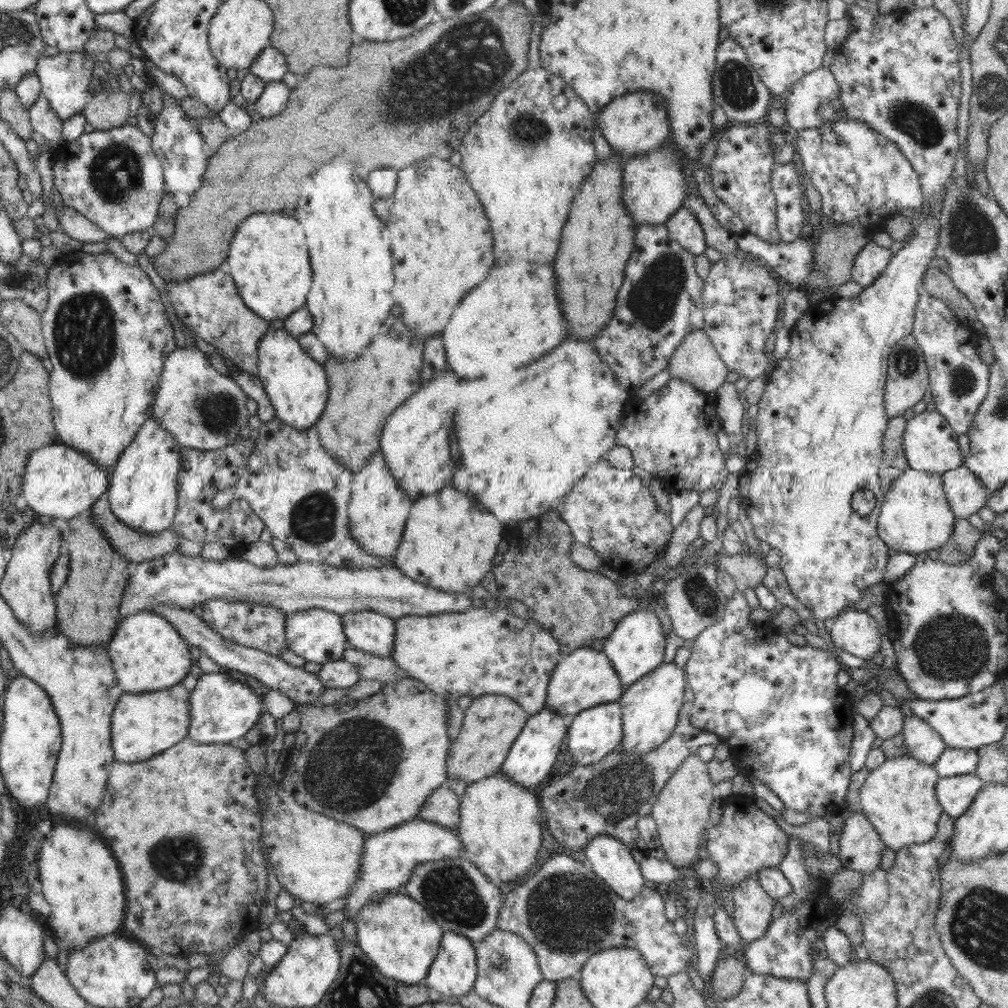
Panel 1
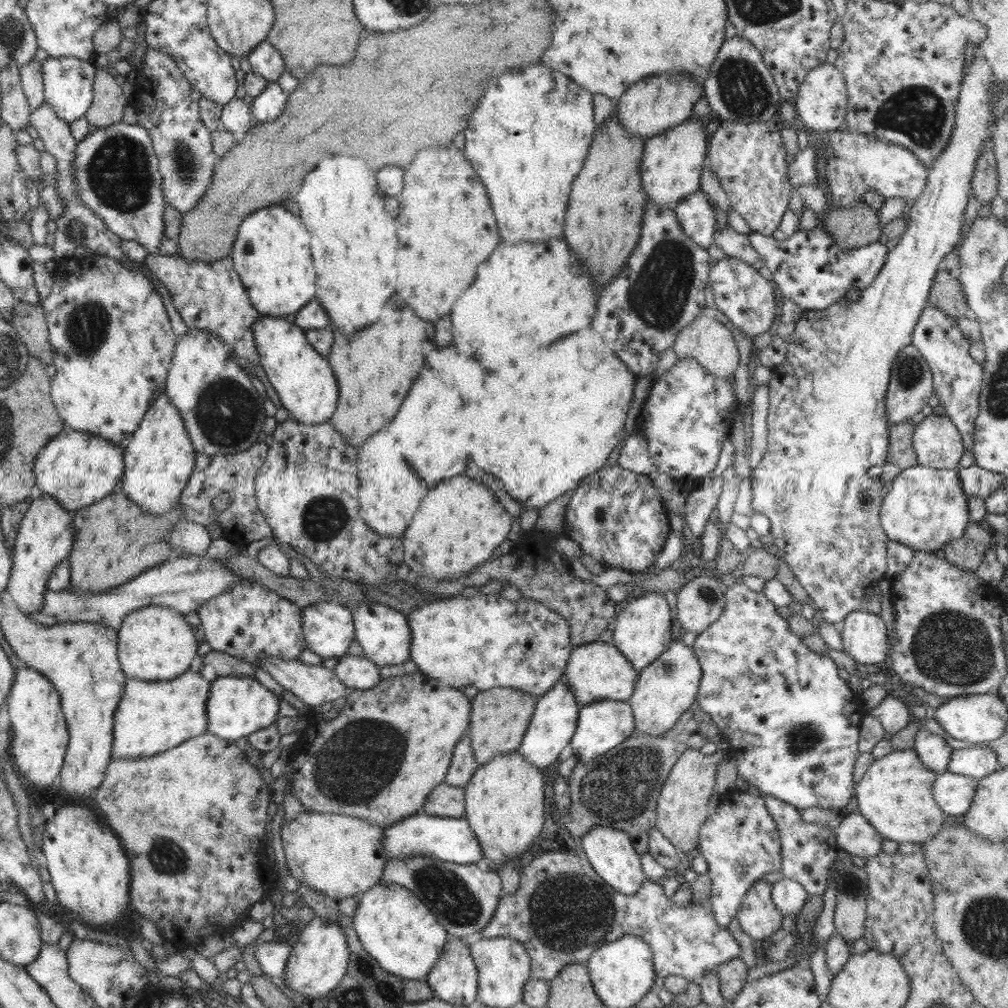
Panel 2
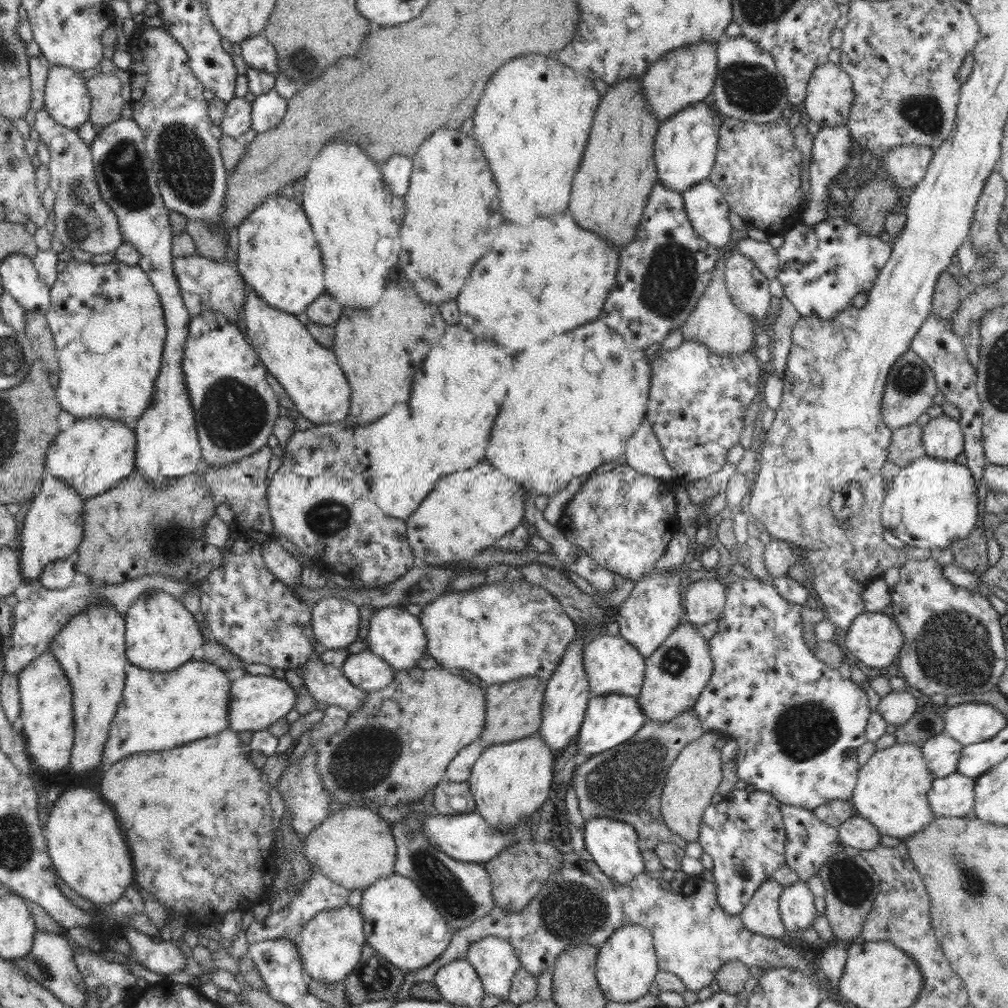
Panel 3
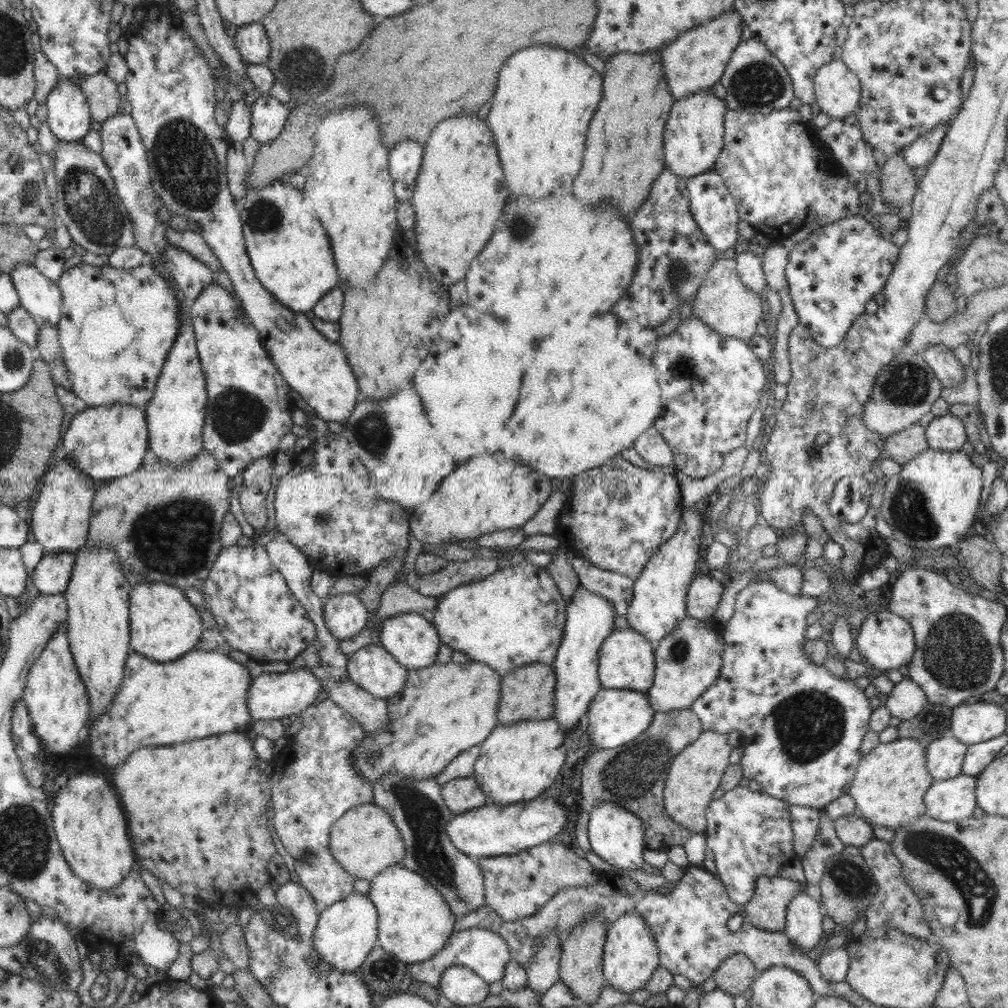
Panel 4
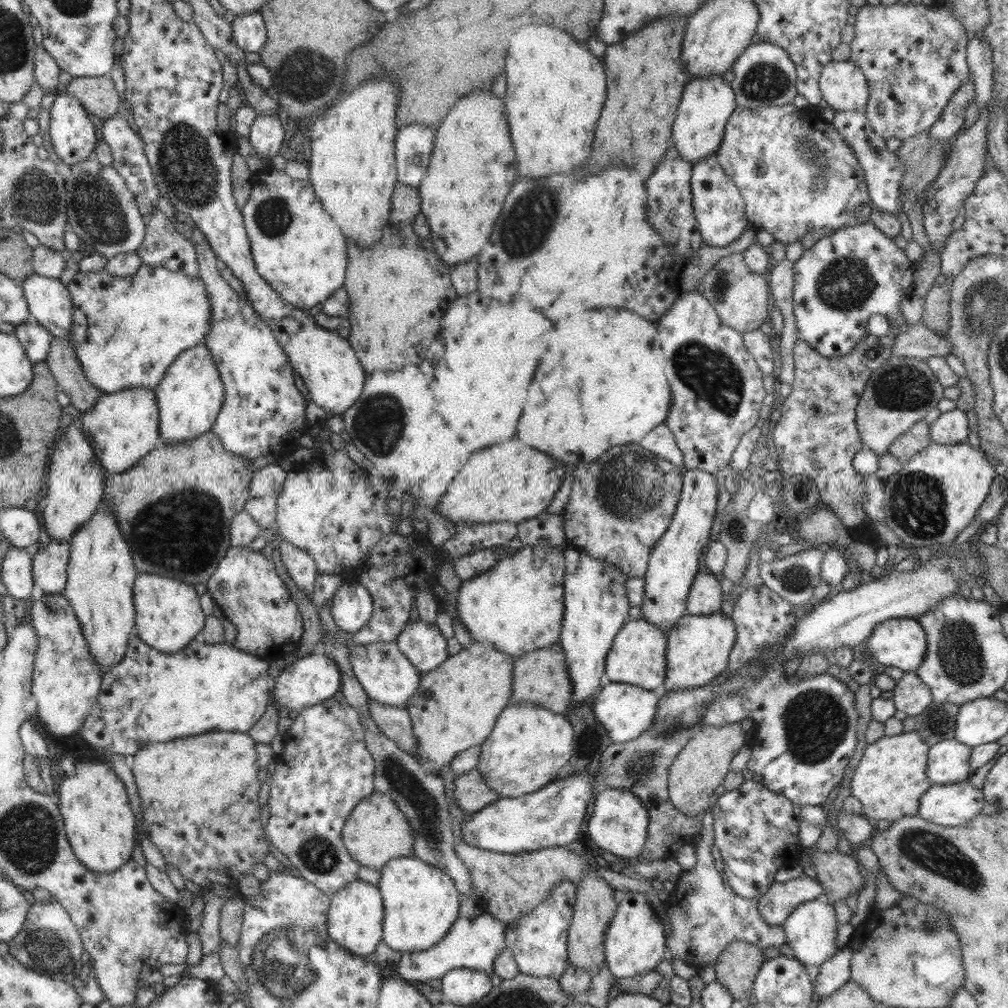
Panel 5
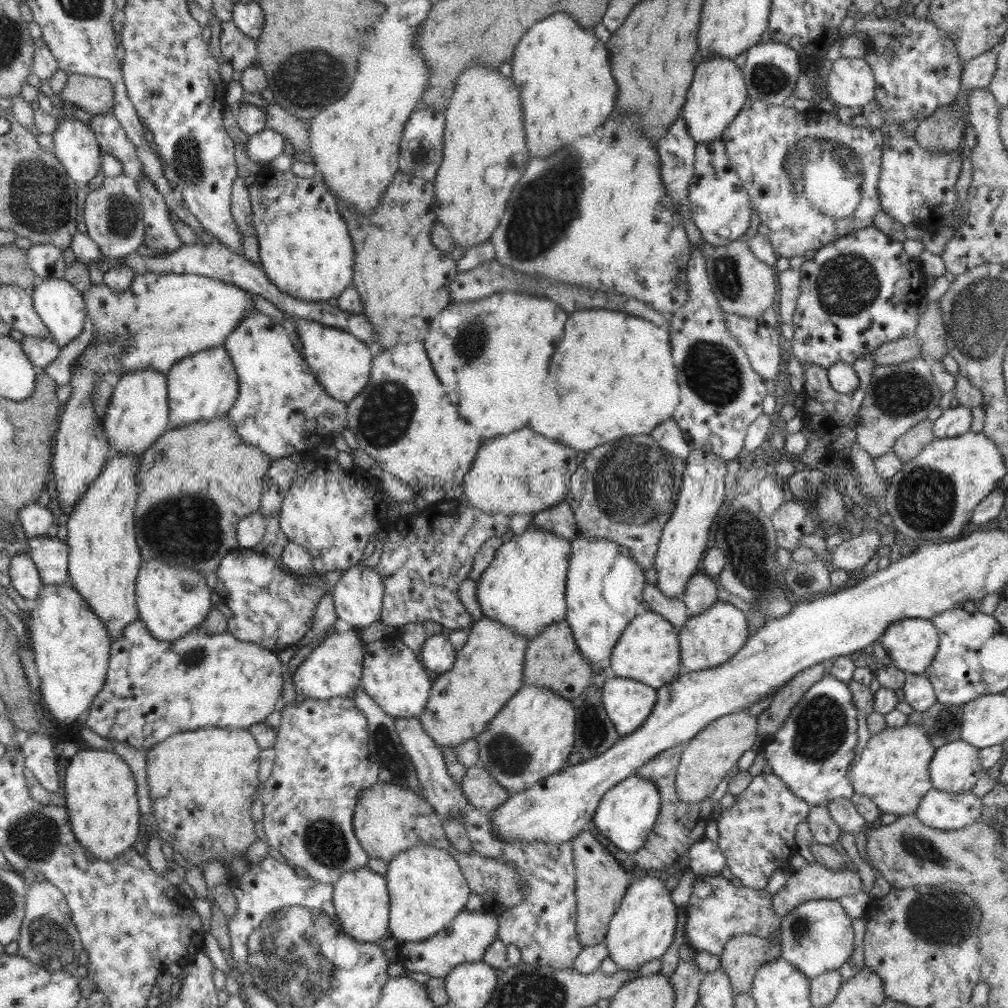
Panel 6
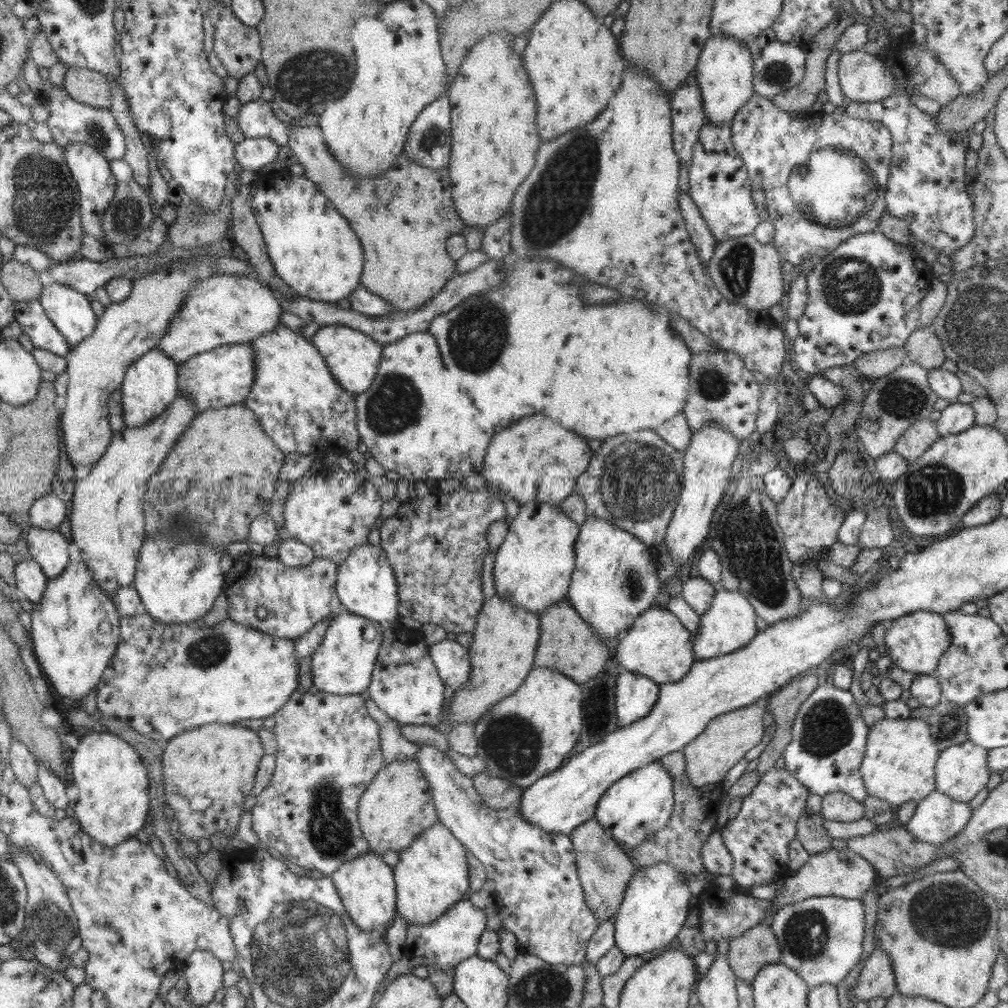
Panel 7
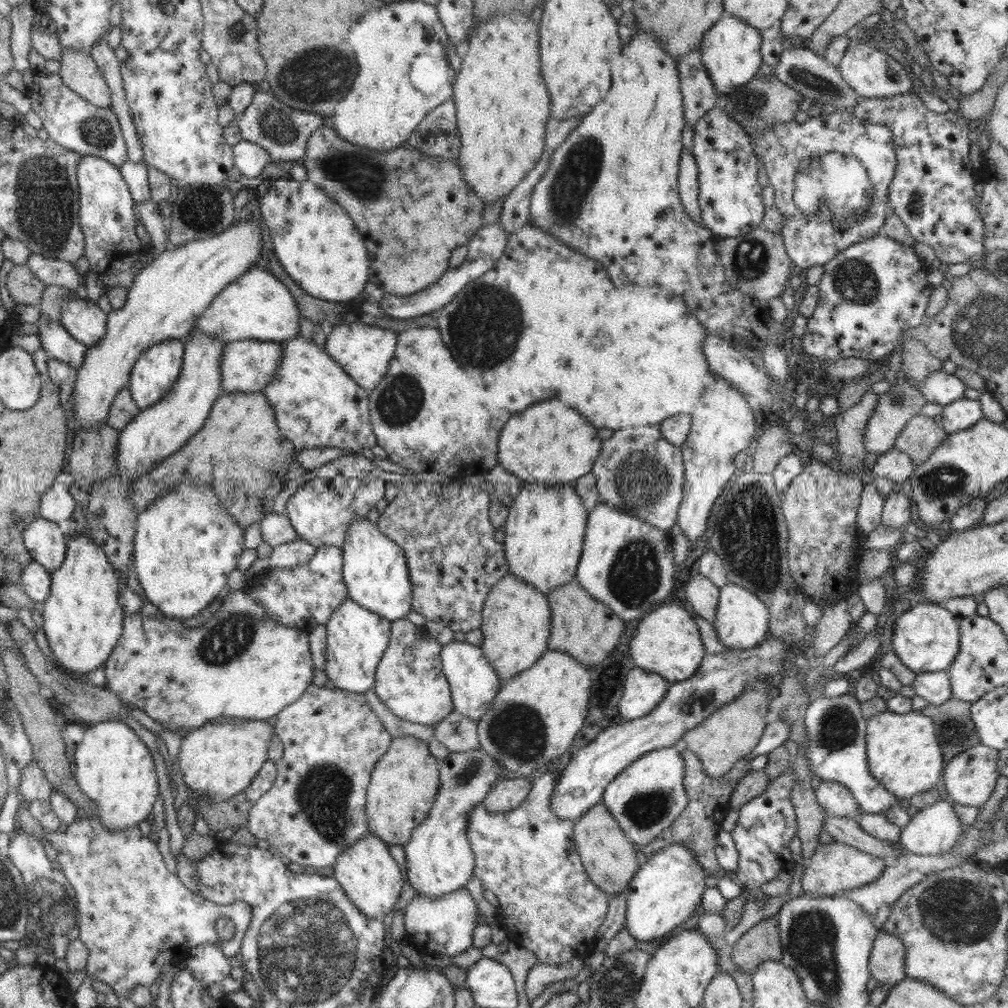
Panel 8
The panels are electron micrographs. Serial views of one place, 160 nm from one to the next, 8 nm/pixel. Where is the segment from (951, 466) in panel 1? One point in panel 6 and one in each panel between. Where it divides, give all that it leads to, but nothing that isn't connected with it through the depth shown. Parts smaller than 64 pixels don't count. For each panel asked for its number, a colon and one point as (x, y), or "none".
2: (938, 444)
3: (942, 437)
4: (946, 433)
5: (953, 427)
6: (953, 422)

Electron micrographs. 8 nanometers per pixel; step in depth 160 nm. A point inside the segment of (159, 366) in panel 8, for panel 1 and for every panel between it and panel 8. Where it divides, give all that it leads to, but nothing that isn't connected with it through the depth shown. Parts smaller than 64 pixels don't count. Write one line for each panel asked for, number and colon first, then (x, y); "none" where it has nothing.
1: (58, 482)
2: (78, 469)
3: (95, 455)
4: (105, 442)
5: (124, 426)
6: (138, 414)
7: (150, 384)

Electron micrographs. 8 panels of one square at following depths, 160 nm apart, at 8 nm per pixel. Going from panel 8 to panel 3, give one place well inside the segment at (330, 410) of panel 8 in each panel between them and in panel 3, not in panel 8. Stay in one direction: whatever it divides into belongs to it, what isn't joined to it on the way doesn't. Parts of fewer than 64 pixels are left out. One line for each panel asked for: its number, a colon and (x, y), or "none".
3: (236, 409)
4: (247, 415)
5: (263, 413)
6: (281, 408)
7: (302, 408)

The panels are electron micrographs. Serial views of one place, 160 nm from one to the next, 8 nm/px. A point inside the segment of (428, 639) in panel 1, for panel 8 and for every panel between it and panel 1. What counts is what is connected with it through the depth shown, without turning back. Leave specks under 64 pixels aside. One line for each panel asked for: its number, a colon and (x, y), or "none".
2: (485, 641)
3: (501, 632)
4: (516, 616)
5: (517, 605)
6: (523, 587)
7: (533, 566)
8: (545, 527)

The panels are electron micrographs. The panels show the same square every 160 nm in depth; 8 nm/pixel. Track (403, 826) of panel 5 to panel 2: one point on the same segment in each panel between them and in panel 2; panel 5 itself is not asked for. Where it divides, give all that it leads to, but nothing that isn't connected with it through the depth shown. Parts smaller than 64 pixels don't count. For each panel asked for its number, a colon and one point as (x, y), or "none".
2: (340, 856)
3: (355, 847)
4: (364, 840)

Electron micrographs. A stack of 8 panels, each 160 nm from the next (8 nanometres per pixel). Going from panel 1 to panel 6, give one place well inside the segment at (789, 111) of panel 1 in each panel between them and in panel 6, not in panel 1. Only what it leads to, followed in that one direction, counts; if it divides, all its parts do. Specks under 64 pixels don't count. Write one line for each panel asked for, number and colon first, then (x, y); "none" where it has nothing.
2: (821, 100)
3: (830, 94)
4: (837, 90)
5: (844, 87)
6: (851, 83)

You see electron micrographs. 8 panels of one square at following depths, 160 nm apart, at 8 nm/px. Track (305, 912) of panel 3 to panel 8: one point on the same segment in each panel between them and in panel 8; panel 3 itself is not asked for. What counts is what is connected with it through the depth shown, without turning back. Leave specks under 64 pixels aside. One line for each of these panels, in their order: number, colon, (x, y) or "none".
4: (318, 783)
5: (325, 770)
6: (322, 763)
7: (328, 751)
8: (332, 740)

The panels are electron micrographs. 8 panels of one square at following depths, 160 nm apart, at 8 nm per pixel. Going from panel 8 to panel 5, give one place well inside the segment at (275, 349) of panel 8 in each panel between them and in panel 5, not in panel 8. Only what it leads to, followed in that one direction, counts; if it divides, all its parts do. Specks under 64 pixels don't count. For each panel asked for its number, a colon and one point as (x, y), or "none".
5: (190, 395)
6: (201, 387)
7: (223, 376)

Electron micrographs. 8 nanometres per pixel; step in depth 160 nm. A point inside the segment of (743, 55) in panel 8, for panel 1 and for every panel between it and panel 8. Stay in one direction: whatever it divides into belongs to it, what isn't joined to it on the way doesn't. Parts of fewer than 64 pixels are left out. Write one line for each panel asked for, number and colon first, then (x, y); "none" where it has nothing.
1: (654, 187)
2: (671, 163)
3: (686, 144)
4: (693, 138)
5: (706, 104)
6: (717, 92)
7: (724, 71)

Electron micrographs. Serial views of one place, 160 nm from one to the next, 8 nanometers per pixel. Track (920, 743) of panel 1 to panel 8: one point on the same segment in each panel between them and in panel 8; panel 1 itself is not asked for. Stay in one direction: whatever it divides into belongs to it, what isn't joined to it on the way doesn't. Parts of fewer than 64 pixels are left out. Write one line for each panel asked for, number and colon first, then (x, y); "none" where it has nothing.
2: (933, 751)
3: (942, 753)
4: (944, 757)
5: (948, 761)
6: (955, 767)
7: (961, 771)
8: (969, 778)

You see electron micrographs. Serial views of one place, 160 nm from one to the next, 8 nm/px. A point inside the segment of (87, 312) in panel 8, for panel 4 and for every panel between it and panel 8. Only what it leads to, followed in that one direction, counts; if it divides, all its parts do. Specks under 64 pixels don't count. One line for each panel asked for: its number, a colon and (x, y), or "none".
4: (41, 297)
5: (50, 304)
6: (61, 307)
7: (71, 311)

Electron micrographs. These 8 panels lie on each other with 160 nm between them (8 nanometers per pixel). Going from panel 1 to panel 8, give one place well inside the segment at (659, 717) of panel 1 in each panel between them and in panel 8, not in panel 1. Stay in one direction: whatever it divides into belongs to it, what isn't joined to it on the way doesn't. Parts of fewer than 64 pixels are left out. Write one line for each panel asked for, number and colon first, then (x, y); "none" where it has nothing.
2: (665, 689)
3: (675, 673)
4: (688, 660)
5: (698, 647)
6: (706, 640)
7: (730, 623)
8: (742, 620)

